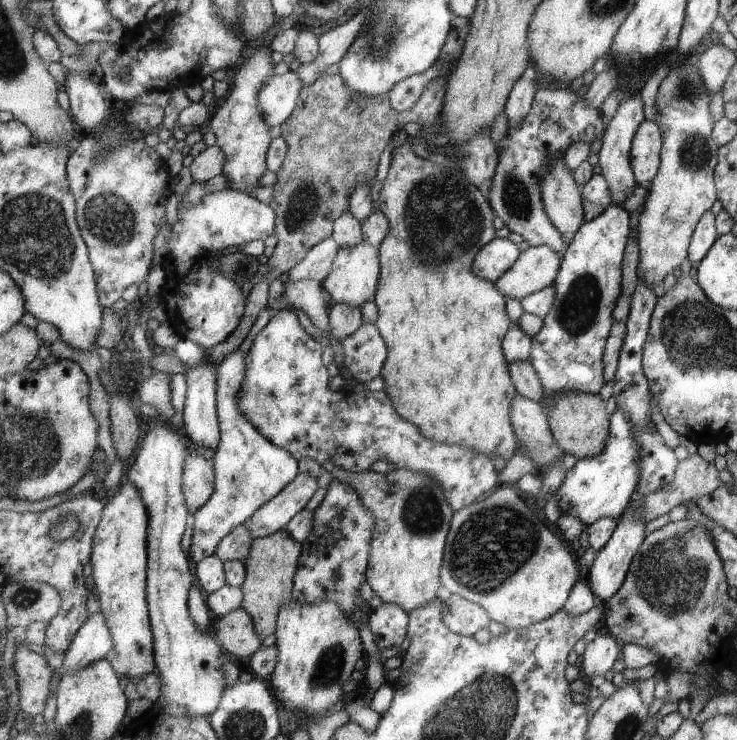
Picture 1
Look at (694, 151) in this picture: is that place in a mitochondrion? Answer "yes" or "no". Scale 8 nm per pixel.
yes

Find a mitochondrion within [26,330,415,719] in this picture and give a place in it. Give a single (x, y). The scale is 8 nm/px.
(329, 662)

